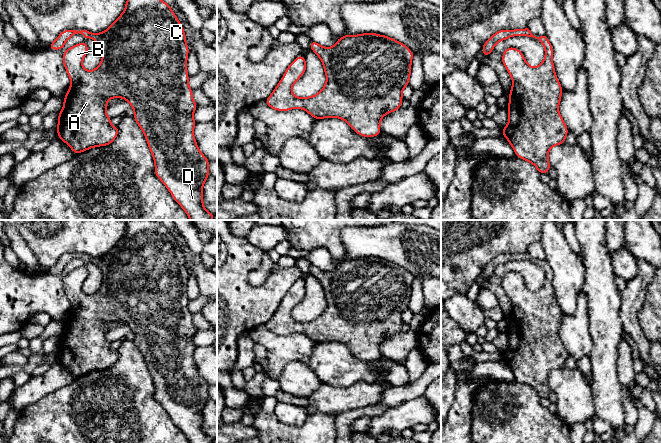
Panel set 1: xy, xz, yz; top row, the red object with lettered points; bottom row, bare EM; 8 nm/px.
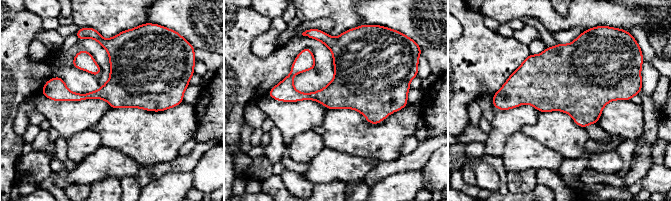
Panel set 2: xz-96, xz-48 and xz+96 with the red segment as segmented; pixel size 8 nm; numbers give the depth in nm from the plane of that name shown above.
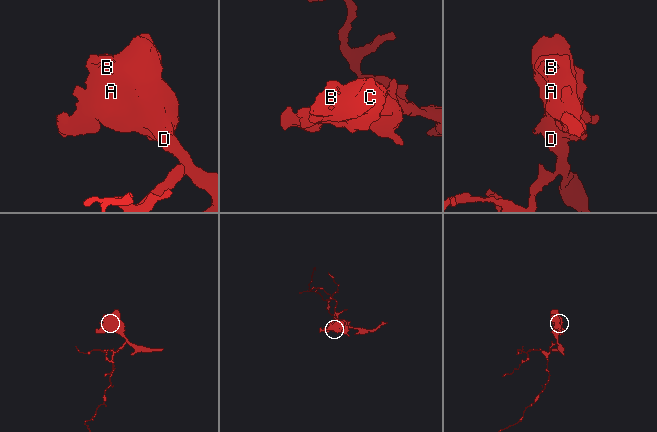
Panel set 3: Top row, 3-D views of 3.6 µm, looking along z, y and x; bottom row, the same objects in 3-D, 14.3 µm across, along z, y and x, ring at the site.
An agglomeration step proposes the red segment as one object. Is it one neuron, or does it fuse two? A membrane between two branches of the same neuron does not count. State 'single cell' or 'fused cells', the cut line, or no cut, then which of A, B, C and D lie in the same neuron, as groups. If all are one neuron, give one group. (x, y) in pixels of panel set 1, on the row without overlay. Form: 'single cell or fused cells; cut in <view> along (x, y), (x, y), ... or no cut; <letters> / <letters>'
single cell; no cut; A B C D

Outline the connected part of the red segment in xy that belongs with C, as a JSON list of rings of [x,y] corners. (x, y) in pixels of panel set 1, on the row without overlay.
[[[129,220],[124,236],[114,247],[101,257],[95,258],[87,254],[64,254],[57,263],[48,269],[49,273],[60,274],[65,266],[74,258],[81,258],[85,262],[94,263],[103,274],[103,281],[99,290],[87,295],[82,285],[88,277],[85,266],[69,272],[63,278],[63,288],[71,303],[71,310],[63,322],[63,333],[58,337],[58,362],[67,367],[74,378],[79,378],[97,370],[108,370],[117,361],[119,354],[112,350],[111,342],[106,338],[107,324],[121,321],[131,328],[134,333],[134,343],[143,355],[149,373],[155,386],[155,399],[172,418],[175,425],[185,434],[190,443],[213,443],[214,438],[208,436],[203,430],[203,408],[209,400],[209,384],[198,373],[193,353],[196,345],[193,337],[198,329],[194,326],[188,308],[187,281],[189,272],[186,261],[171,231],[155,220]]]

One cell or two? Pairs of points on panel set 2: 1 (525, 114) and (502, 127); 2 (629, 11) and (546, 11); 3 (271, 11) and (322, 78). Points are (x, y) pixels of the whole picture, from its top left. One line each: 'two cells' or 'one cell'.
1: one cell
2: one cell
3: two cells

